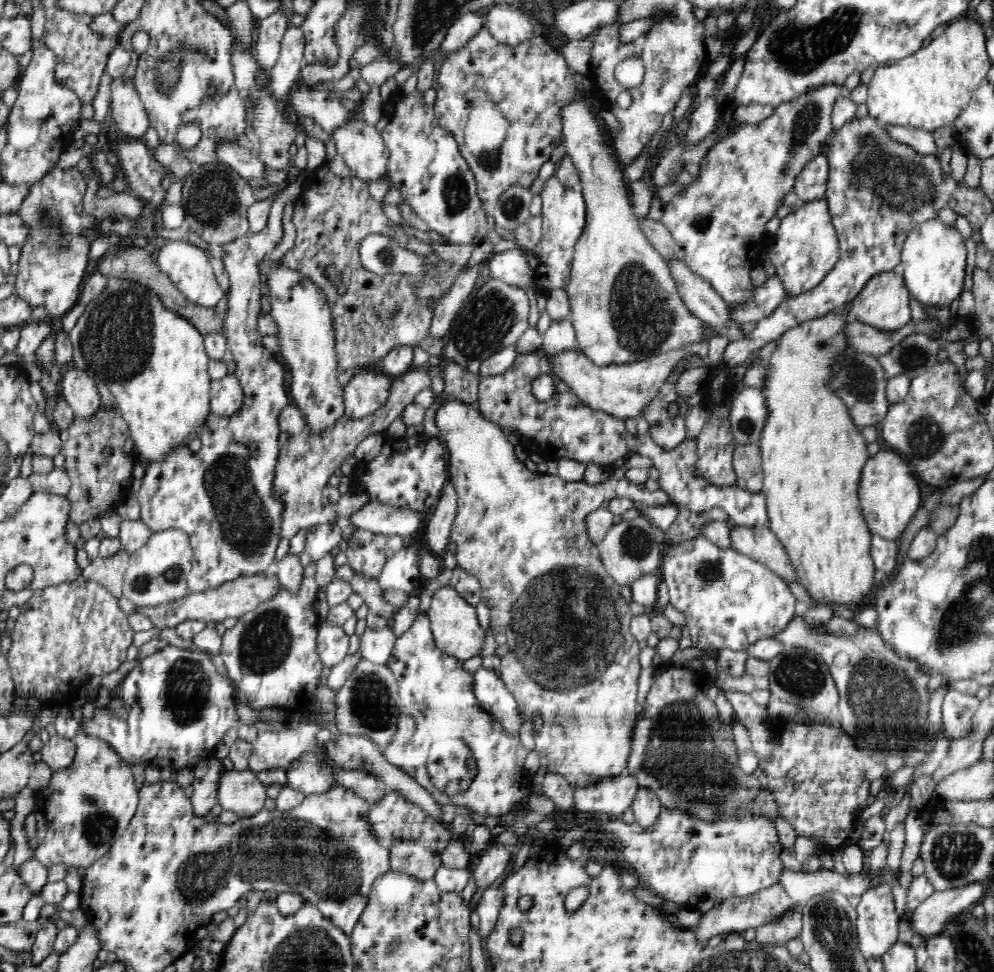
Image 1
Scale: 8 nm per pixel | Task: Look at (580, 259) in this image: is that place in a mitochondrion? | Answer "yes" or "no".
no

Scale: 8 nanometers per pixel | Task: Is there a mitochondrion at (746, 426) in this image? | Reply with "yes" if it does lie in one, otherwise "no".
yes

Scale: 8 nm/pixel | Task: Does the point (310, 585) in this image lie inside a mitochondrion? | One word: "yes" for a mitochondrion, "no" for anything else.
no

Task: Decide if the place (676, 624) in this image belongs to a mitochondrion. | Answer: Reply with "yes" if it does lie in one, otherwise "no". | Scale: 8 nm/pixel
no

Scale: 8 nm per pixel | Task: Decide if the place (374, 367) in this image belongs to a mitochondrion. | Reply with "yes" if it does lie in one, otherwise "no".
no

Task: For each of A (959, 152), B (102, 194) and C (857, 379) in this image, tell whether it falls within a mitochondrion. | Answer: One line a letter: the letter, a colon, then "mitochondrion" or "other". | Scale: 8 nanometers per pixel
A: other
B: other
C: mitochondrion

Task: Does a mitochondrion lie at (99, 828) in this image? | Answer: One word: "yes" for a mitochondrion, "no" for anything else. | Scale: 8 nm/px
yes

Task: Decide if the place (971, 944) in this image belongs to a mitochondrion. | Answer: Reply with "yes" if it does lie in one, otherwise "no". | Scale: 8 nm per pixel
yes

